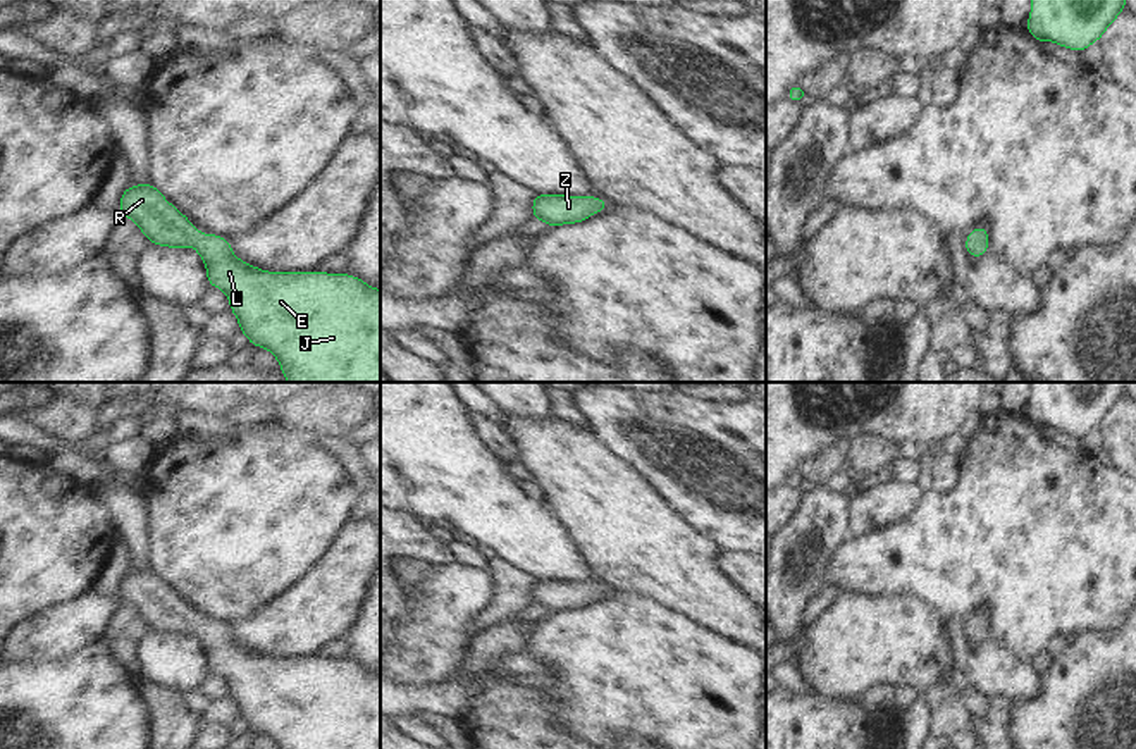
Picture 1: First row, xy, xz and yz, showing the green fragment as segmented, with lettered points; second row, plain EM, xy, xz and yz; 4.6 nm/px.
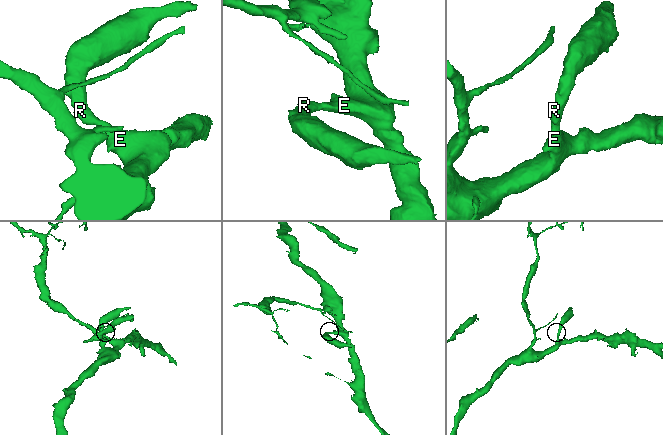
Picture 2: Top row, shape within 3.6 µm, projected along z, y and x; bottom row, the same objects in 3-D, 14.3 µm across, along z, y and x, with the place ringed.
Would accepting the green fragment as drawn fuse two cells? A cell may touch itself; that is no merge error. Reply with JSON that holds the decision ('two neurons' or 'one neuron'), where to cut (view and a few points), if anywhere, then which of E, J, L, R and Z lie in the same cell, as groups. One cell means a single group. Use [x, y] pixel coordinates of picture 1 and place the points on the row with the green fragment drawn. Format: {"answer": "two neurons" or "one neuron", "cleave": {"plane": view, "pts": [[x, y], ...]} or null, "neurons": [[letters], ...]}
{"answer": "one neuron", "cleave": null, "neurons": [["E", "J", "L", "R", "Z"]]}

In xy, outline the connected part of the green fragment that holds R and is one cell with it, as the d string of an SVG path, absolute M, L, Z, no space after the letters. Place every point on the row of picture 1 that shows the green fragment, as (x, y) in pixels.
M150 183L126 188L119 210L129 217L150 245L167 248L194 246L207 267L210 286L227 294L231 312L239 322L239 331L250 344L269 350L279 362L287 382L380 382L380 289L349 274L312 272L267 272L232 255L227 238L201 234L189 219L181 214Z

